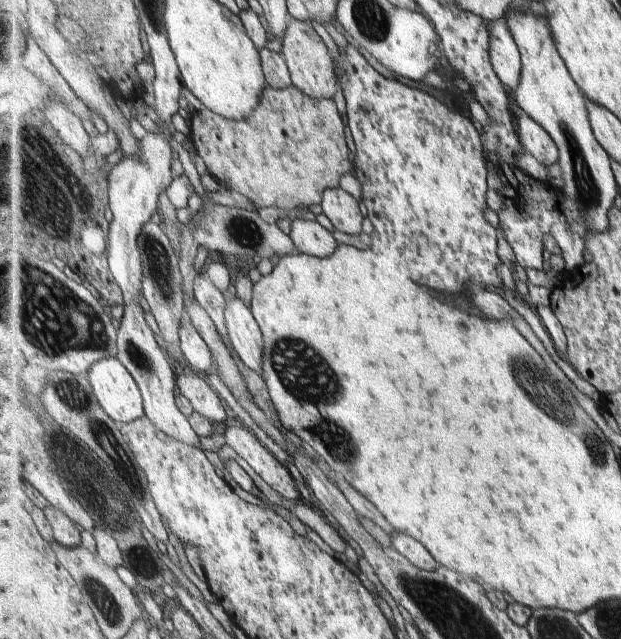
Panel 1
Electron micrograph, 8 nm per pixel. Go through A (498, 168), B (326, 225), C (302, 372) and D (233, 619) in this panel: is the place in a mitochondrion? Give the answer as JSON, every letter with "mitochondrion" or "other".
{"A":"other","B":"other","C":"mitochondrion","D":"other"}

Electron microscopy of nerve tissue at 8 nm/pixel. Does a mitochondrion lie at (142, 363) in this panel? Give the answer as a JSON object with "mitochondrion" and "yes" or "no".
{"mitochondrion":"yes"}

